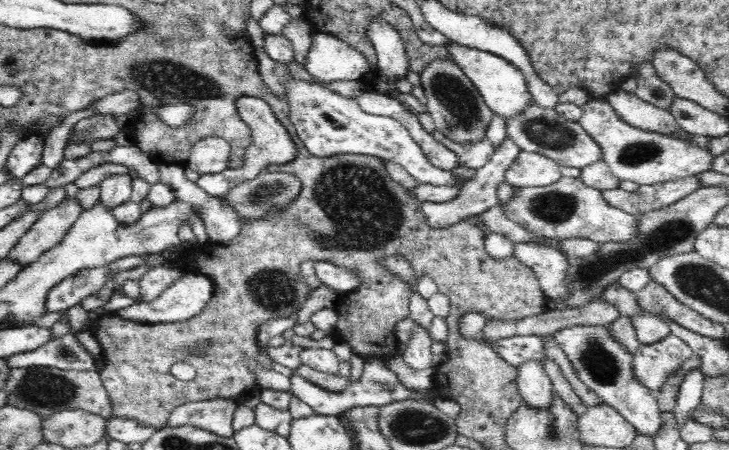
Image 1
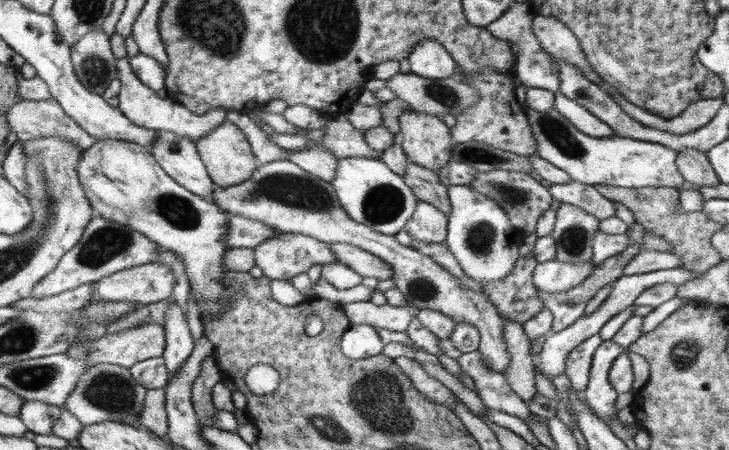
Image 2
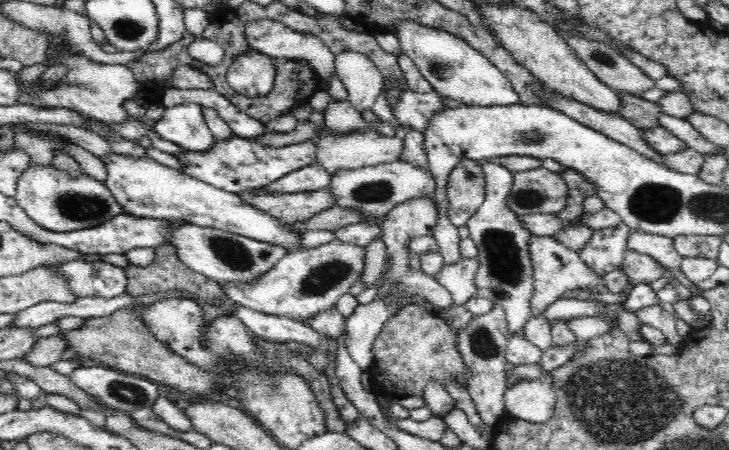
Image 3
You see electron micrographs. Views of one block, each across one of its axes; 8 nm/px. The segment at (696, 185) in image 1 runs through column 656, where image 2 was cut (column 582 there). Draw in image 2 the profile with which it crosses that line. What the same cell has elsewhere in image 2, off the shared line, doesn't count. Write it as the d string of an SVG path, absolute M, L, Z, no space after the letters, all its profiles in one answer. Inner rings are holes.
M571 180L566 184L551 184L548 192L553 200L578 206L599 222L616 215L616 206L599 194L592 185Z

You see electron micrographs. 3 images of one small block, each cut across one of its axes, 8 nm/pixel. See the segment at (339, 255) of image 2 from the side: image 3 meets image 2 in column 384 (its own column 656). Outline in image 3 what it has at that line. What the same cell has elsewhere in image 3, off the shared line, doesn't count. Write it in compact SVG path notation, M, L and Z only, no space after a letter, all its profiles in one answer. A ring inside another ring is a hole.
M626 250L626 256L621 265L624 275L630 282L636 284L650 284L658 278L668 276L668 271L646 254L639 254L635 250Z

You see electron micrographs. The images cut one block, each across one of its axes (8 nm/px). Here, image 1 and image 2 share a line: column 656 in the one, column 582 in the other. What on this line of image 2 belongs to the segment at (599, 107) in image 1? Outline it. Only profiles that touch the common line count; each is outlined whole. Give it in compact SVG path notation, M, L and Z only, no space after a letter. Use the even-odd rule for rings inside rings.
M525 108L537 146L536 154L569 174L571 180L592 186L621 186L623 189L642 189L646 186L680 189L685 185L675 163L677 152L663 144L622 138L616 134L606 138L594 138L580 132L555 108L548 112Z

